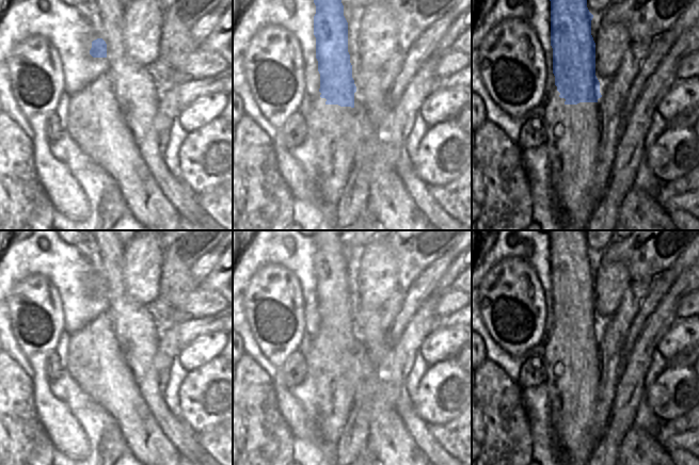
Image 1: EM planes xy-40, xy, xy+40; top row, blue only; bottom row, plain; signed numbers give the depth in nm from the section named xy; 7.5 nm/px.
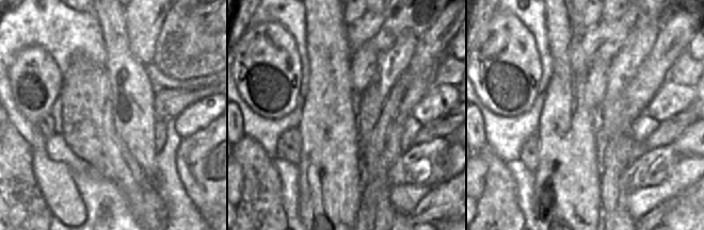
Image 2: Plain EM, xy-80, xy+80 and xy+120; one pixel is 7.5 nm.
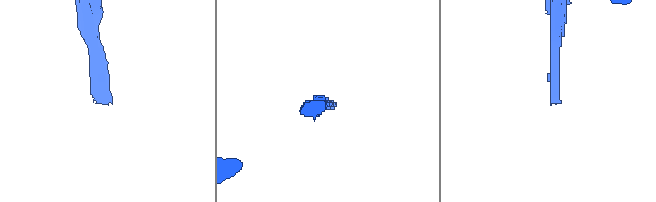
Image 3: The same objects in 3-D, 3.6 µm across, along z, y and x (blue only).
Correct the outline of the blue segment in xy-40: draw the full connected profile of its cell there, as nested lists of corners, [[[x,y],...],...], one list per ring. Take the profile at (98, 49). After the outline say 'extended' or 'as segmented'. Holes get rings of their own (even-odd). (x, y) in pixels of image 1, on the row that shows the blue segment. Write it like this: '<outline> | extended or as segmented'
[[[97,38],[92,42],[90,54],[93,58],[107,58],[107,44],[102,38]]] | as segmented

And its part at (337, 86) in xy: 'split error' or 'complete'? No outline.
split error

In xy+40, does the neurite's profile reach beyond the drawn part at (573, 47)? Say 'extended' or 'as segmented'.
extended

